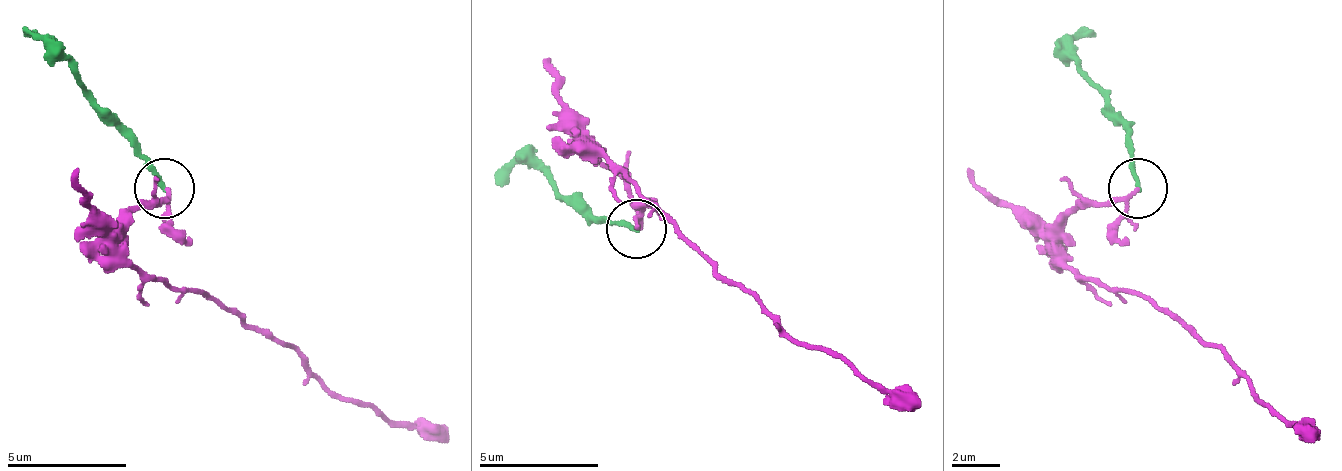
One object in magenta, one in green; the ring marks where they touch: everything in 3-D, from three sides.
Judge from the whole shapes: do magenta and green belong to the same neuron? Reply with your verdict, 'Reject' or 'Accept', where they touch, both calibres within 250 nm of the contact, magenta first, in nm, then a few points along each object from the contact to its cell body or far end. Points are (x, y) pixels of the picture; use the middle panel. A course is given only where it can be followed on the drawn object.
Reject. Place: (636, 229). Thickness 150 nm (magenta) against 190 nm. Course of magenta: (637, 230), (631, 188), (596, 152), (602, 152), (703, 254), (810, 349), (846, 355), (918, 409). Course of green: (637, 230), (602, 224), (536, 164), (494, 176)

